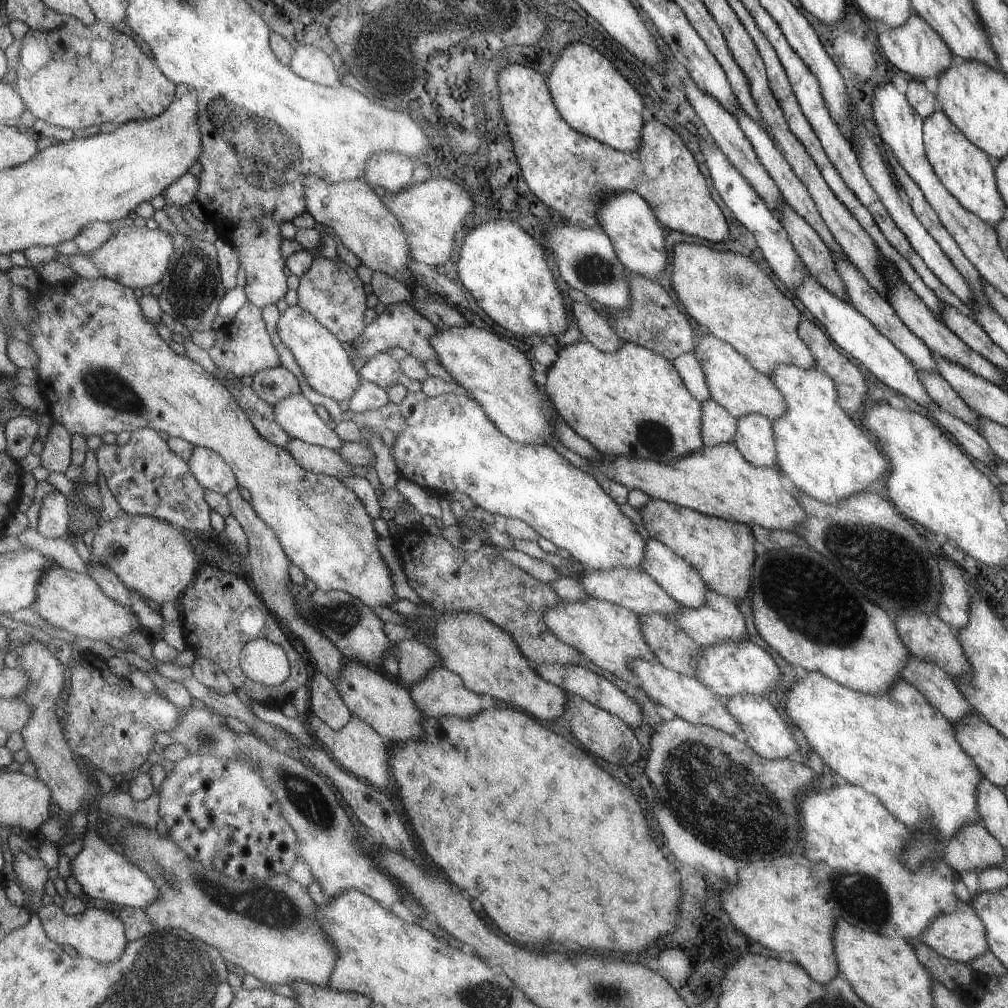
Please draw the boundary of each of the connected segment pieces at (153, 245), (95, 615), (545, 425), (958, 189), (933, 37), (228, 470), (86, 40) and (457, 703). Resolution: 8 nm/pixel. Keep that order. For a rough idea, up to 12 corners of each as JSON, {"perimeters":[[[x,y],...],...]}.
{"perimeters":[[[121,227],[91,260],[135,288],[161,282],[173,234]],[[53,565],[34,602],[48,624],[106,641],[145,633],[87,573]],[[438,328],[446,372],[519,444],[554,436],[532,366],[491,330]],[[942,110],[922,141],[951,196],[987,224],[1006,204],[981,149]],[[917,14],[879,23],[885,58],[911,79],[938,78],[951,51]],[[196,446],[189,465],[206,489],[240,486],[218,452]],[[109,22],[22,41],[18,91],[77,130],[163,114],[177,86]],[[443,664],[409,688],[425,717],[464,719],[481,698]]]}

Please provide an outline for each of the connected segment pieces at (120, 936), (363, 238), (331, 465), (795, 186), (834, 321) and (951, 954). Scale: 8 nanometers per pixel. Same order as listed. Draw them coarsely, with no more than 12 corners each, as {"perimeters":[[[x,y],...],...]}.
{"perimeters":[[[39,906],[51,940],[96,961],[119,960],[126,924],[88,908]],[[306,176],[306,210],[417,289],[406,229],[363,178]],[[295,437],[286,449],[307,470],[339,478],[355,465]],[[739,108],[733,116],[786,204],[848,260],[777,144]],[[806,274],[791,292],[841,352],[938,410],[912,362],[851,304]],[[970,904],[937,915],[917,939],[968,964],[988,950],[985,925]]]}

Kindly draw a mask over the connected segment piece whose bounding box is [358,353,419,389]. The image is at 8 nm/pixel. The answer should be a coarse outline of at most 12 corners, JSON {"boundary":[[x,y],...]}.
{"boundary":[[379,353],[358,370],[363,382],[383,389],[419,388],[399,359]]}

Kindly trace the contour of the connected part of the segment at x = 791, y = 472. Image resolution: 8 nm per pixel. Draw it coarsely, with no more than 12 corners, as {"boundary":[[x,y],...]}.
{"boundary":[[779,363],[775,467],[835,504],[887,468],[815,366]]}

